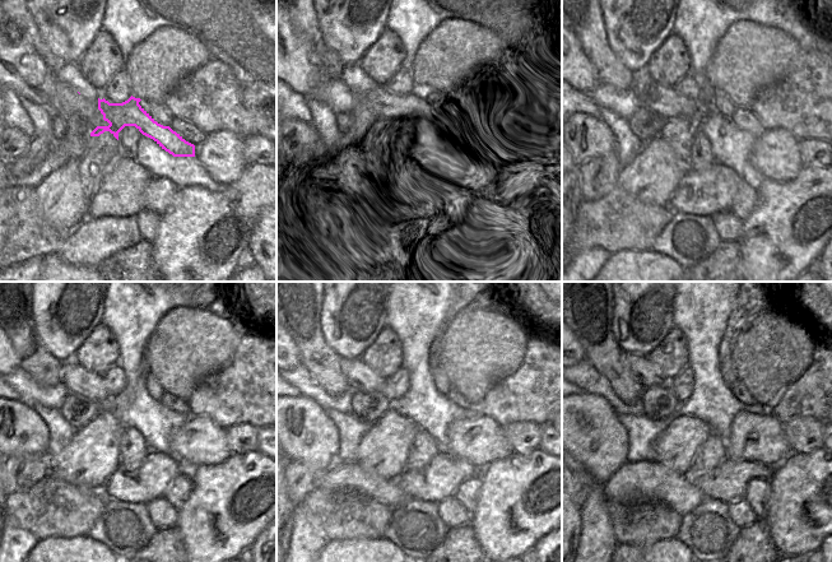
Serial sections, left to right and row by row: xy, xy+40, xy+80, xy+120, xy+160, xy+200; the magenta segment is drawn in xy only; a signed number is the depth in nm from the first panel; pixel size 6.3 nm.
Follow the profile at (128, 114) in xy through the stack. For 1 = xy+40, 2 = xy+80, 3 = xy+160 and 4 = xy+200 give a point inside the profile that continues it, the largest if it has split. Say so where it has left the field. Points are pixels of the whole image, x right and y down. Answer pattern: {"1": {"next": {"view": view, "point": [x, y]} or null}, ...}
{"1": {"next": {"view": "xy+40", "point": [390, 114]}}, "2": {"next": {"view": "xy+80", "point": [683, 116]}}, "3": {"next": {"view": "xy+160", "point": [358, 376]}}, "4": {"next": {"view": "xy+200", "point": [642, 371]}}}

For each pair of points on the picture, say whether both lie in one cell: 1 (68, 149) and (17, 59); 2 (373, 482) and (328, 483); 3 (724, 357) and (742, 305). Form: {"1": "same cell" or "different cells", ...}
{"1": "same cell", "2": "same cell", "3": "same cell"}

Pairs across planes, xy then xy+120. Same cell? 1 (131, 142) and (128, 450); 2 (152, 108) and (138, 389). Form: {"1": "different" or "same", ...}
{"1": "same", "2": "different"}

